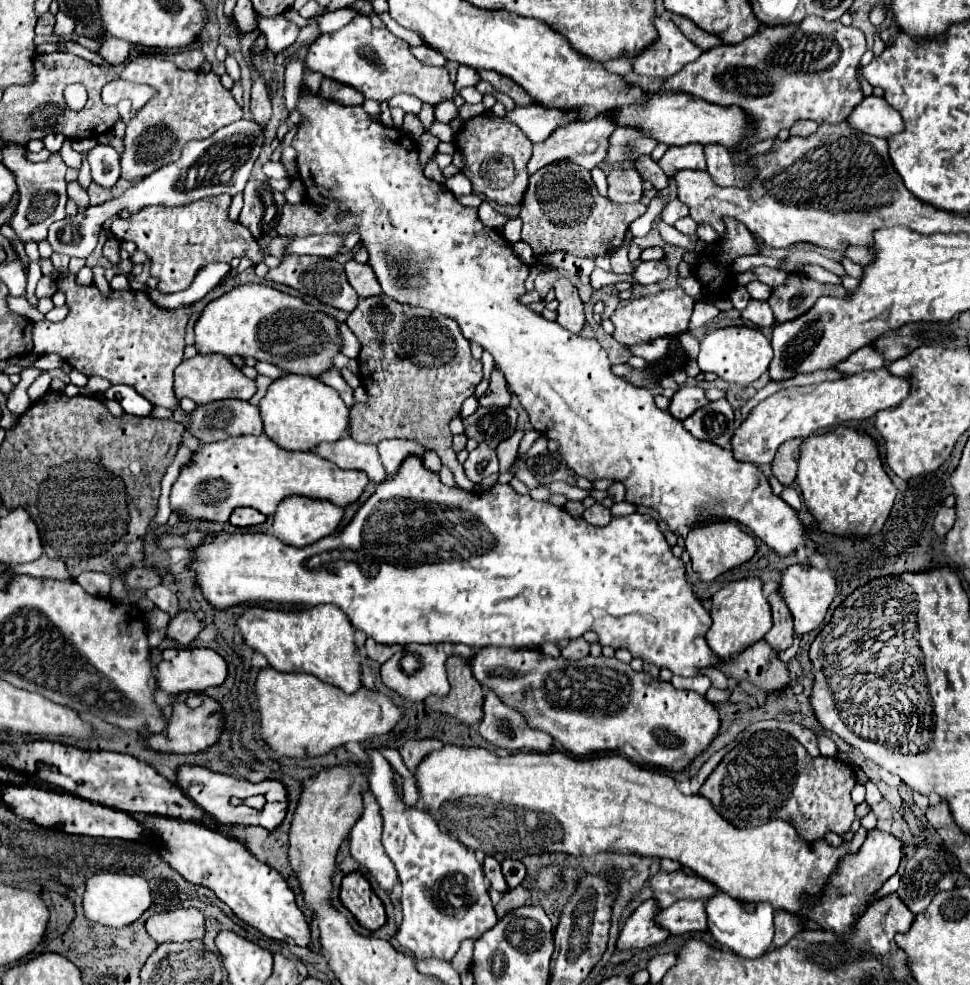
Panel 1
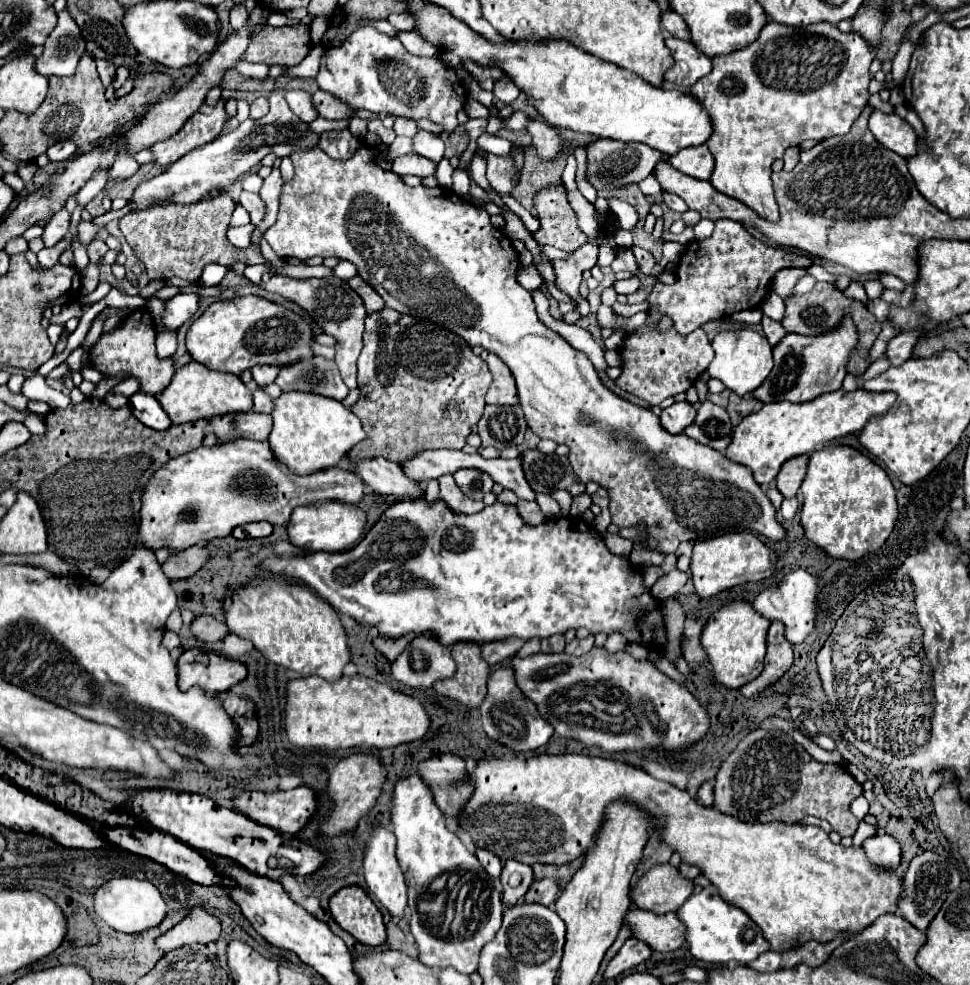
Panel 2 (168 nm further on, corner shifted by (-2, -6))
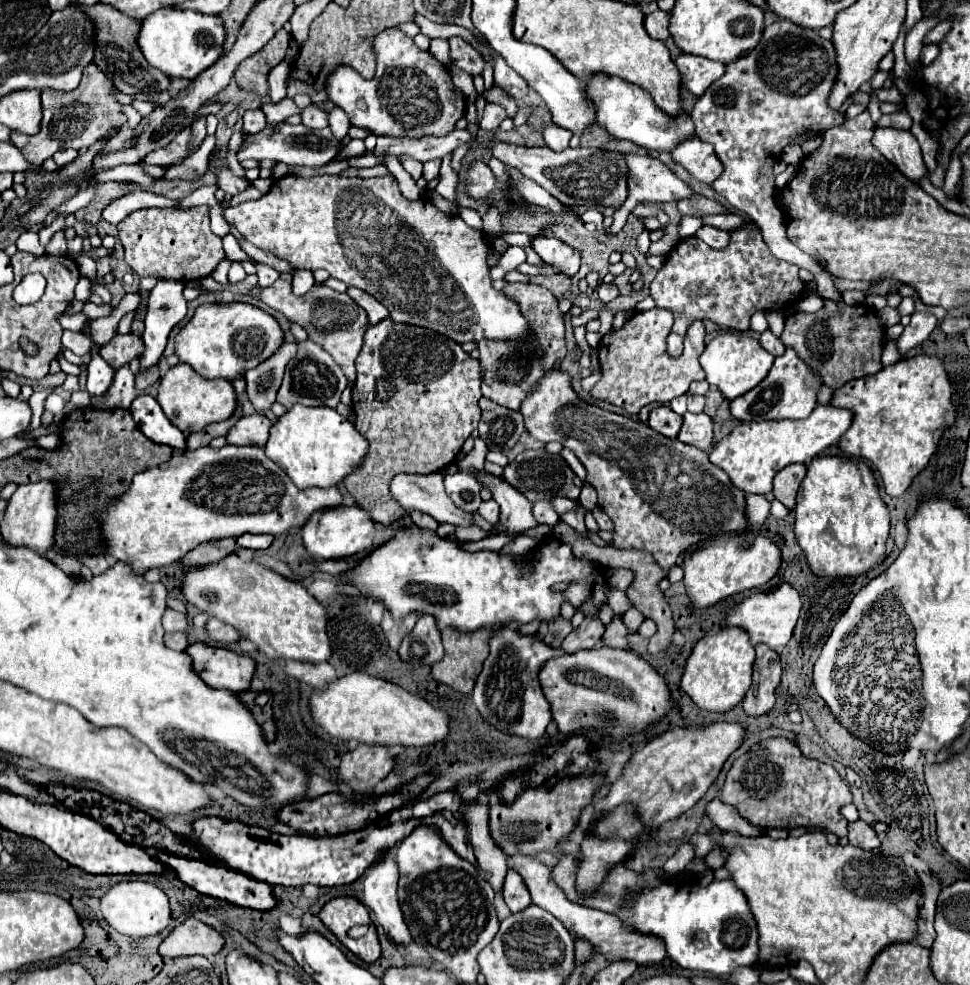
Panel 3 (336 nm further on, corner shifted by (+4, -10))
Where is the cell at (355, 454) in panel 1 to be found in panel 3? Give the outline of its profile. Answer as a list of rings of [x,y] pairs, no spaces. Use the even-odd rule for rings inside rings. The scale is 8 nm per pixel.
[[[398,474],[390,484],[390,492],[398,500],[398,504],[404,506],[408,512],[420,510],[424,514],[430,514],[438,522],[464,528],[474,524],[474,514],[460,510],[446,496],[442,474]]]

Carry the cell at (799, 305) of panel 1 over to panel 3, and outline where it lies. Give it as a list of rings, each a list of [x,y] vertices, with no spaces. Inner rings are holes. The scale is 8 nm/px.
[[[824,300],[824,308],[816,314],[798,312],[786,318],[786,328],[780,336],[784,346],[794,348],[796,354],[822,378],[830,388],[840,388],[846,382],[862,376],[870,376],[882,370],[882,348],[884,348],[884,326],[878,316],[866,304],[848,306]]]

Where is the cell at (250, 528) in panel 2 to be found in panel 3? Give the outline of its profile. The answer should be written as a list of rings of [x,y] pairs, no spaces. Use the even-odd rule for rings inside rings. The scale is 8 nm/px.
[[[242,534],[236,542],[238,542],[238,546],[242,546],[242,548],[266,550],[266,548],[274,542],[274,536],[270,536],[270,534]]]

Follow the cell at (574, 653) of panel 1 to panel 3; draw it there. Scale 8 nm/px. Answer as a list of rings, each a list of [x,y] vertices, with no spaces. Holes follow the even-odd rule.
[[[586,618],[578,628],[574,628],[562,642],[562,650],[574,654],[576,650],[582,648],[594,648],[596,642],[604,634],[604,624],[600,618]]]

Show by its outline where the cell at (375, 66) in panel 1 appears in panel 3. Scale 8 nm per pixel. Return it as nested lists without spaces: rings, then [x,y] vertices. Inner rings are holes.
[[[386,28],[374,38],[378,70],[372,80],[362,78],[350,66],[338,66],[326,82],[328,98],[340,106],[352,126],[360,126],[376,136],[446,136],[464,116],[466,98],[452,84],[450,72],[430,52],[416,48],[414,40],[398,28]],[[384,78],[384,90],[382,90]]]

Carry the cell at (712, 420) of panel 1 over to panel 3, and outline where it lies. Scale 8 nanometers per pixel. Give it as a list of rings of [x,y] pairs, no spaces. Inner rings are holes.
[[[686,412],[682,418],[684,422],[678,432],[678,440],[708,452],[712,448],[712,418],[704,412],[700,414]]]

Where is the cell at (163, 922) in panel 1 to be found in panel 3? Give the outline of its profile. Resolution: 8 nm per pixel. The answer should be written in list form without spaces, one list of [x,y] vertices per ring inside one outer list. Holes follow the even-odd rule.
[[[186,918],[184,924],[174,928],[168,938],[160,944],[162,958],[178,956],[214,956],[222,950],[224,938],[210,926],[198,922],[196,918]]]

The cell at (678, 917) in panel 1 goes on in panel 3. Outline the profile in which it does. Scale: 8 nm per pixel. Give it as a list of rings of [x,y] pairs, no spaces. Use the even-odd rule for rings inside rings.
[[[522,854],[508,856],[508,866],[522,876],[522,880],[524,880],[524,884],[526,884],[530,896],[532,896],[532,904],[536,904],[536,906],[548,910],[552,916],[556,916],[570,930],[572,936],[576,936],[578,940],[588,942],[608,962],[630,960],[630,962],[636,962],[636,964],[654,964],[654,962],[660,962],[666,956],[664,944],[658,938],[624,930],[622,922],[620,922],[620,918],[616,914],[600,912],[600,910],[586,908],[586,906],[570,902],[566,898],[566,894],[562,892],[562,888],[558,888],[554,884],[552,870],[544,862],[540,862],[538,858],[534,858],[534,856],[522,856]]]

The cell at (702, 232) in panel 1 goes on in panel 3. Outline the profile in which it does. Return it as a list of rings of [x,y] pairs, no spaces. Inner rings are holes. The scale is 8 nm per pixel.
[[[702,226],[698,232],[696,232],[696,236],[700,238],[700,240],[704,240],[708,246],[712,246],[712,248],[726,248],[728,246],[728,242],[730,242],[730,232],[726,232],[726,230],[720,230],[720,228],[714,228],[714,226]]]

